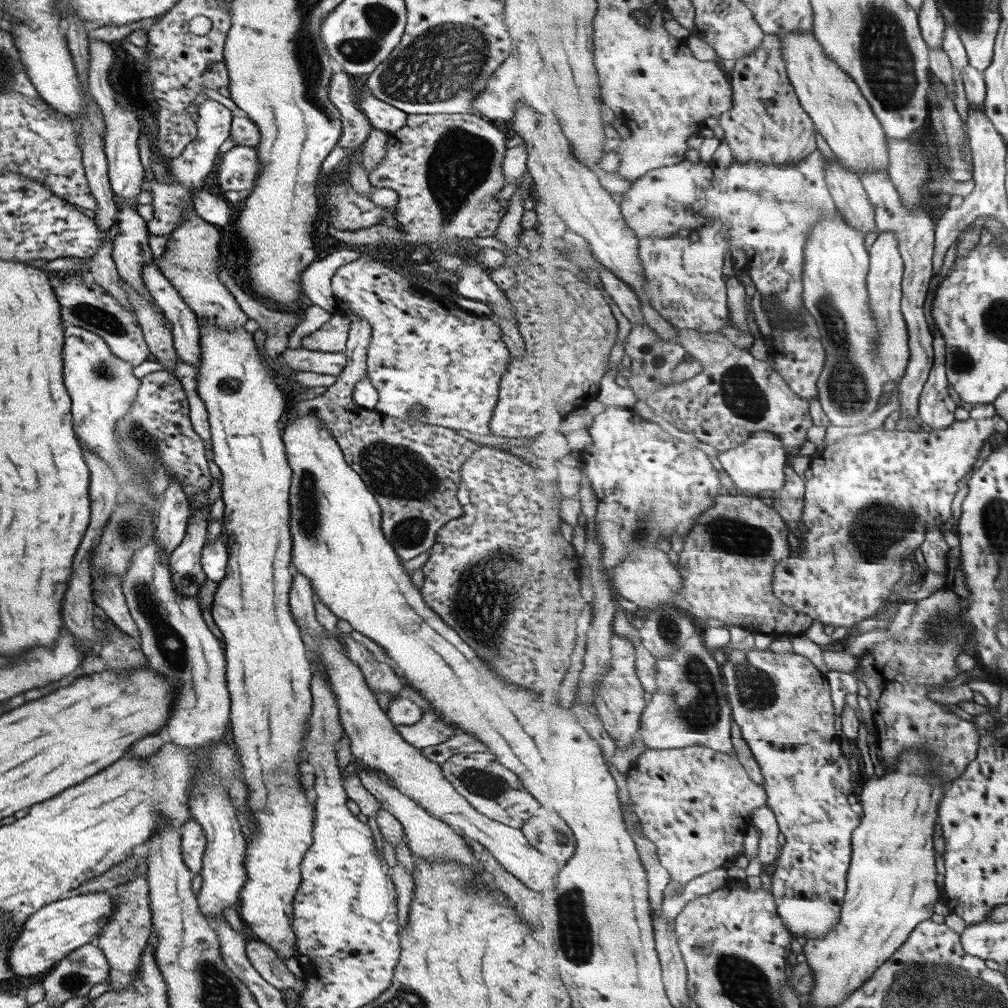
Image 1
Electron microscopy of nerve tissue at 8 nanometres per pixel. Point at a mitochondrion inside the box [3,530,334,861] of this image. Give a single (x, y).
(172, 647)

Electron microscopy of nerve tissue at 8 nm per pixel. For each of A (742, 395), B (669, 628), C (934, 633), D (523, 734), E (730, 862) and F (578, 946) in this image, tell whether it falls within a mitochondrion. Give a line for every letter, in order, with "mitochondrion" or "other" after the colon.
A: mitochondrion
B: mitochondrion
C: other
D: other
E: other
F: mitochondrion

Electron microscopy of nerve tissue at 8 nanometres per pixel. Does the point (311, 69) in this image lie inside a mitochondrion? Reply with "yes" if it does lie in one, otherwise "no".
yes

